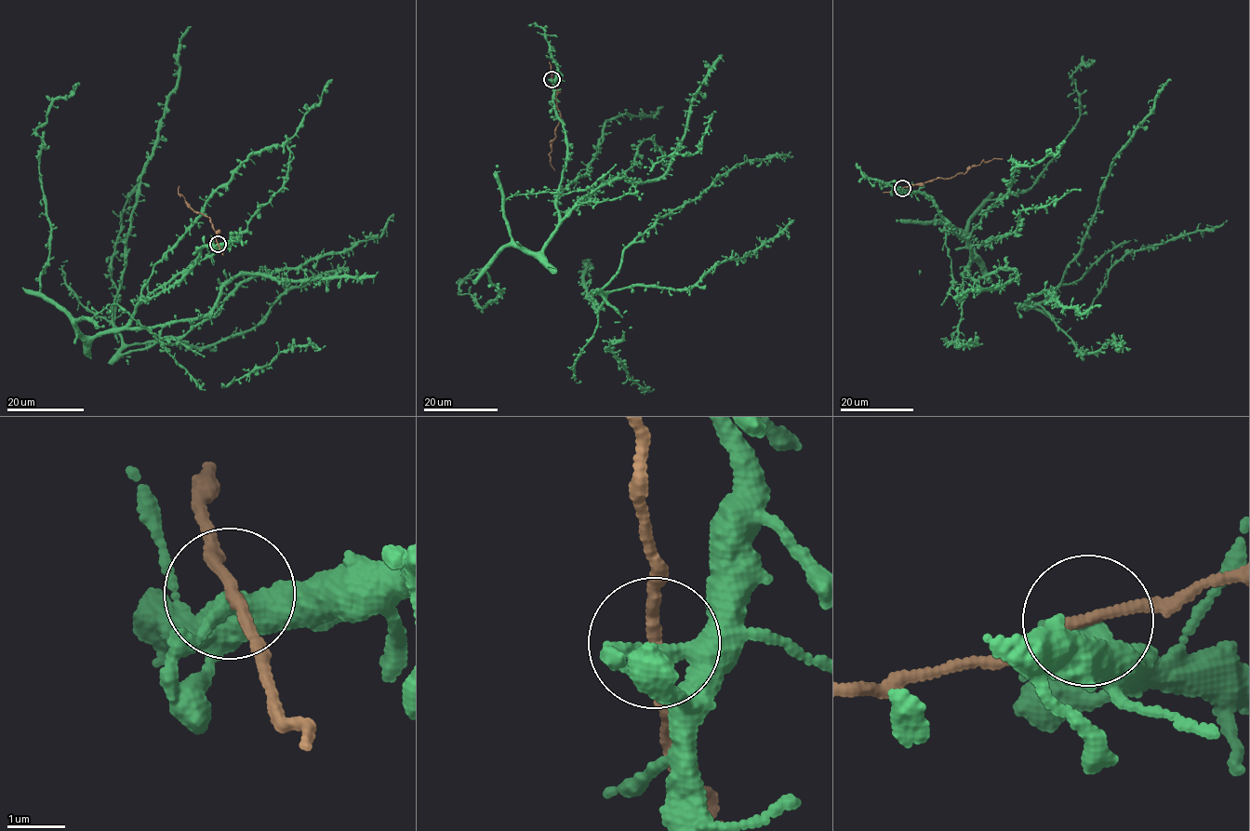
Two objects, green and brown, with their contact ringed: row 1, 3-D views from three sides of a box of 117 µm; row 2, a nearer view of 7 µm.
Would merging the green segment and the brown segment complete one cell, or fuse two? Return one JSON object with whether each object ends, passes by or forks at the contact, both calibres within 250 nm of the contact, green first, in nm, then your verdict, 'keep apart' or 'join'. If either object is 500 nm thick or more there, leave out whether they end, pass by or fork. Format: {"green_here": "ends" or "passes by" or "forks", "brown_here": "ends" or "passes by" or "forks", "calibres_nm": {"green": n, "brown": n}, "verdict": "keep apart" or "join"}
{"green_here": "passes by", "brown_here": "passes by", "calibres_nm": {"green": 320, "brown": 170}, "verdict": "join"}

